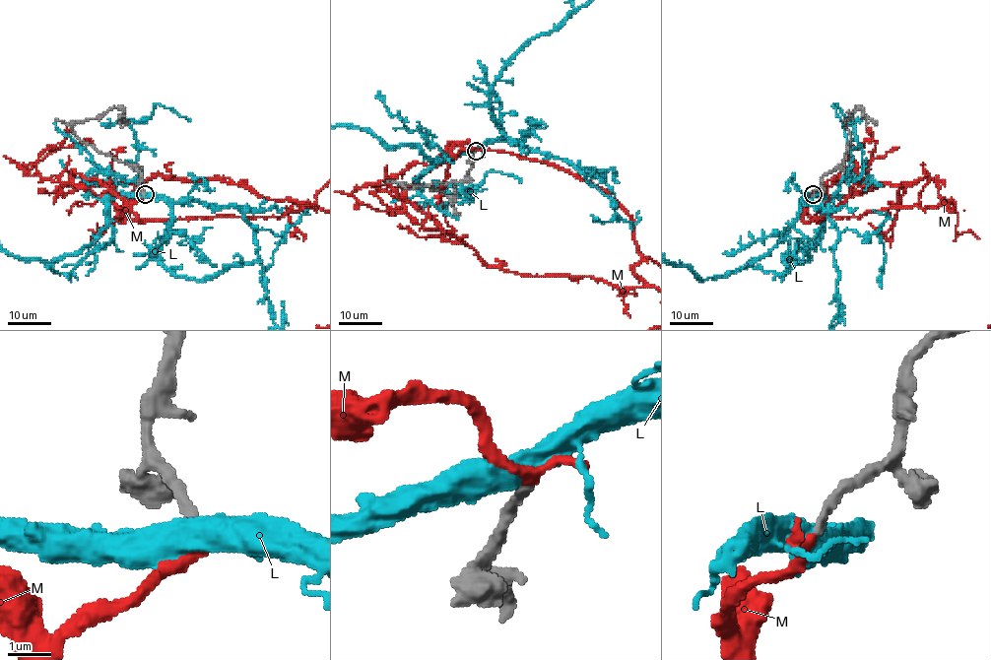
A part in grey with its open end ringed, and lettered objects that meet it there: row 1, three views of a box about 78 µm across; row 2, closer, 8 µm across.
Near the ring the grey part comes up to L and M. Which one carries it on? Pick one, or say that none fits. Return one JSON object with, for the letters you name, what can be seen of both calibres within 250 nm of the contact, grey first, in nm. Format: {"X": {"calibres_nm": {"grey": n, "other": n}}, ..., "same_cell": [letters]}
{"M": {"calibres_nm": {"grey": 240, "other": 200}}, "same_cell": ["M"]}

